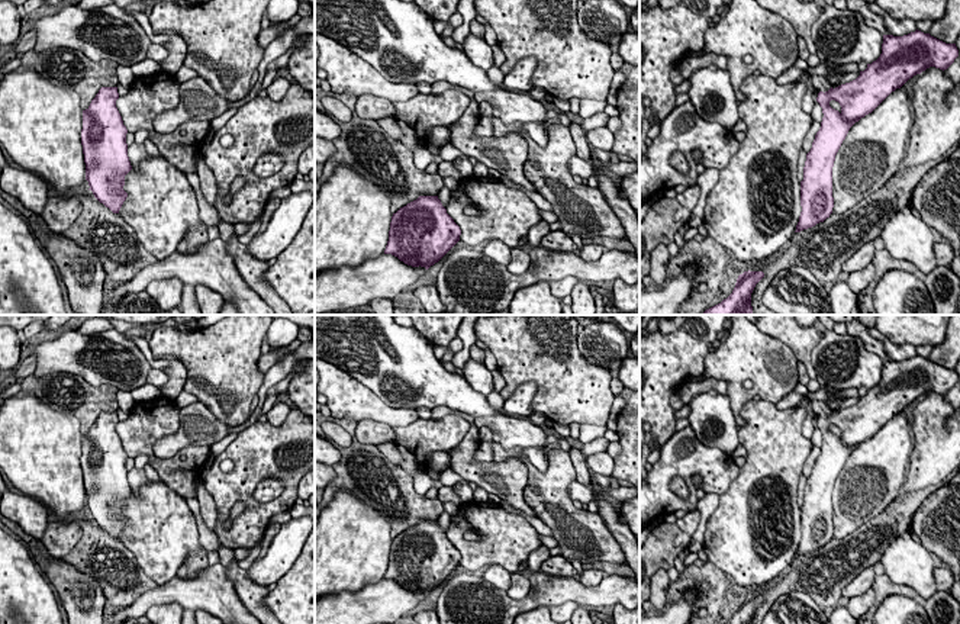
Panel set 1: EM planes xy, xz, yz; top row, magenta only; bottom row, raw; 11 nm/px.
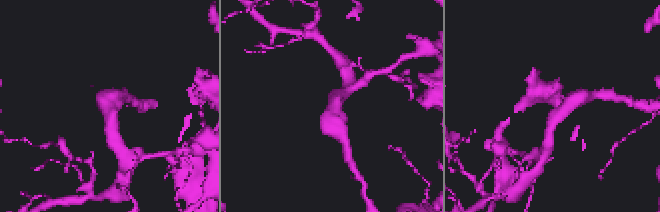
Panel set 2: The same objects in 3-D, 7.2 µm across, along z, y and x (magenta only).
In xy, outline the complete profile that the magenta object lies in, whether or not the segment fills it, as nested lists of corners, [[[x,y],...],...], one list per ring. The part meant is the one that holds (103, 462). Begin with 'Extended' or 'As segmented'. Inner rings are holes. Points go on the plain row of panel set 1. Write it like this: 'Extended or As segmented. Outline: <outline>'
As segmented. Outline: [[[102,412],[90,431],[83,435],[81,470],[86,488],[86,505],[94,522],[119,538],[128,518],[123,515],[125,501],[132,495],[128,482],[126,459],[122,441],[116,432],[119,424],[117,412]]]

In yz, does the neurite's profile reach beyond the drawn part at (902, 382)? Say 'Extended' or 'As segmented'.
Extended

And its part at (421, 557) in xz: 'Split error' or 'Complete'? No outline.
Complete

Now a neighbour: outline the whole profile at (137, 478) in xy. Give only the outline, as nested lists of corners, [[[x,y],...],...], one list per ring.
[[[133,467],[128,472],[128,482],[131,486],[131,490],[138,495],[142,485],[148,482],[148,477],[145,475],[144,469]]]

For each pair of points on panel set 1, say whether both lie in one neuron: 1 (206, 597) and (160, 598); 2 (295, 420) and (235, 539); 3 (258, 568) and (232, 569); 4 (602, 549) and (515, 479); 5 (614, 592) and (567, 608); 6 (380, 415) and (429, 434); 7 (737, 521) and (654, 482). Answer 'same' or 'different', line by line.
1: same
2: same
3: different
4: different
5: different
6: different
7: different

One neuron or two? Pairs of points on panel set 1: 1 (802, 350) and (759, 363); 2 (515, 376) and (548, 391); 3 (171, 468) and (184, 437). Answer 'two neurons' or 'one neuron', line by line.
1: two neurons
2: one neuron
3: two neurons

